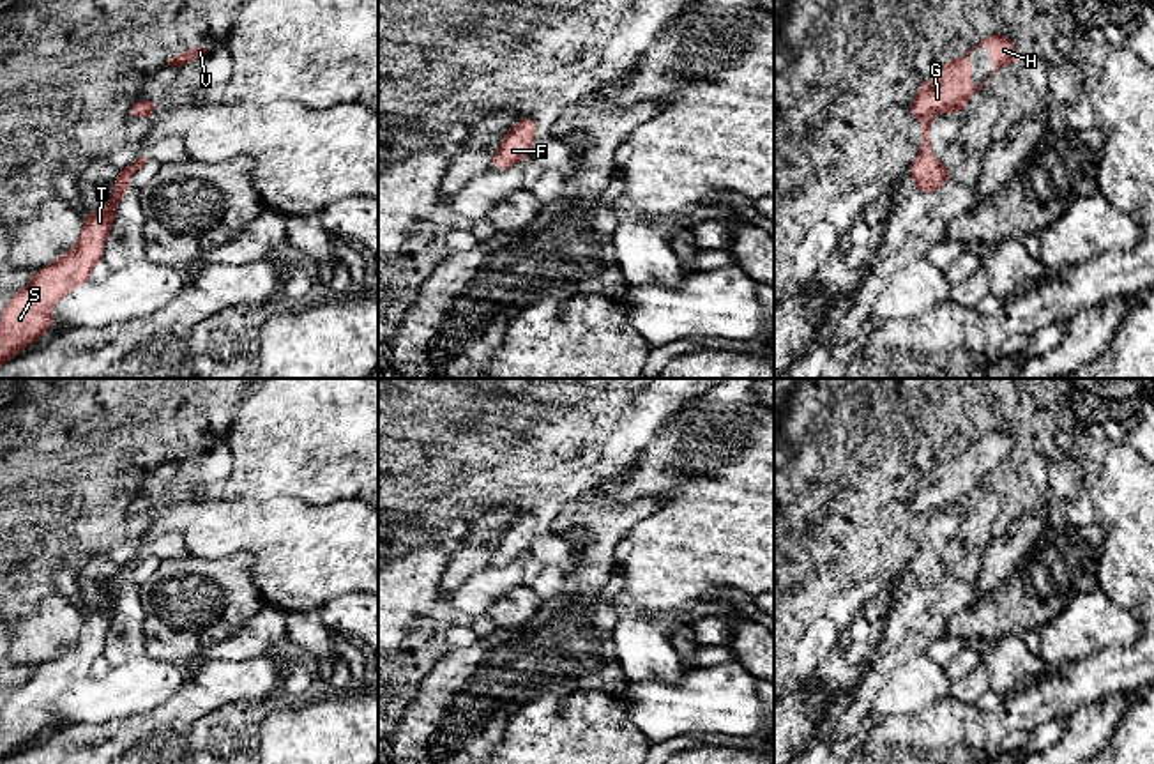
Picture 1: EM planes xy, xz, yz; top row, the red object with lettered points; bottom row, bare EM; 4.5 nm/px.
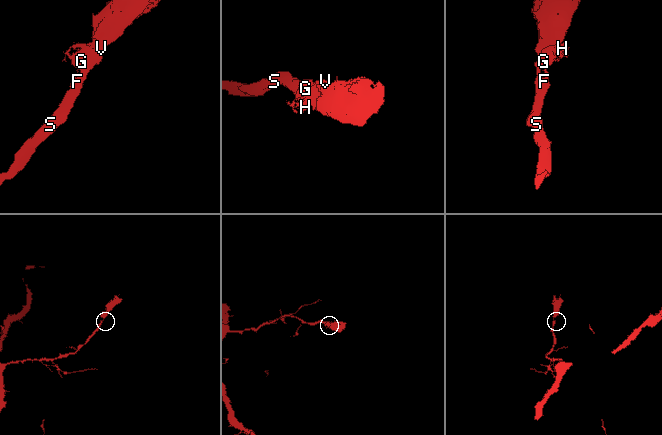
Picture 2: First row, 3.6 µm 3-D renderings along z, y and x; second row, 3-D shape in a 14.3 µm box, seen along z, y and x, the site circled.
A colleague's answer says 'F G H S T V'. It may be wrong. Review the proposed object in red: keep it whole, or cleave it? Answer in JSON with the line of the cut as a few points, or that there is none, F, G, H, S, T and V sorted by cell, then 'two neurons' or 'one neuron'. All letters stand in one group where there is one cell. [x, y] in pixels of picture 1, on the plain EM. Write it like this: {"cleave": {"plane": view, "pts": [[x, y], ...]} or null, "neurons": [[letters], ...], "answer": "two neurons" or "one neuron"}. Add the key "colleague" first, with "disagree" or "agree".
{"colleague": "agree", "cleave": null, "neurons": [["F", "G", "H", "S", "T", "V"]], "answer": "one neuron"}

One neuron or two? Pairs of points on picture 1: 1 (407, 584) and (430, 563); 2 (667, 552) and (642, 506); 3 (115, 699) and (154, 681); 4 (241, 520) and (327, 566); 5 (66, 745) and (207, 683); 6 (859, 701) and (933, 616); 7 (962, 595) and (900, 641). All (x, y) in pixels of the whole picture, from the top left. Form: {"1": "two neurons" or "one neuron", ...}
{"1": "one neuron", "2": "two neurons", "3": "one neuron", "4": "one neuron", "5": "one neuron", "6": "one neuron", "7": "one neuron"}

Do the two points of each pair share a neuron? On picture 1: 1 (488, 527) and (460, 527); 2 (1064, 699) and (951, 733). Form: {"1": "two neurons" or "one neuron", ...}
{"1": "two neurons", "2": "one neuron"}

